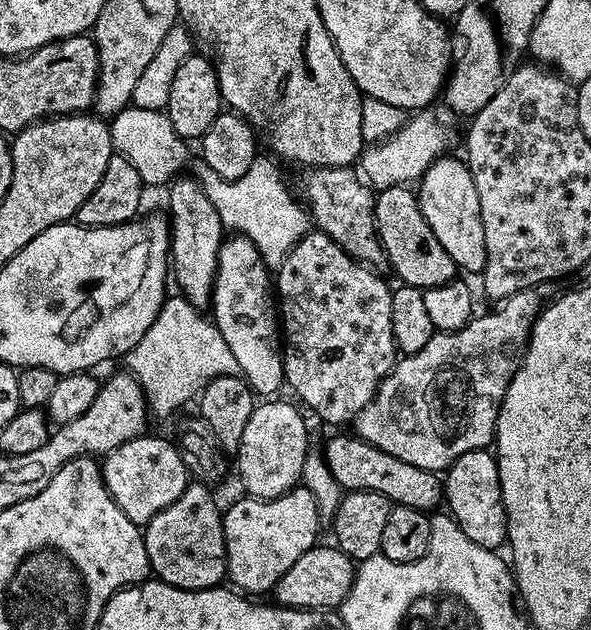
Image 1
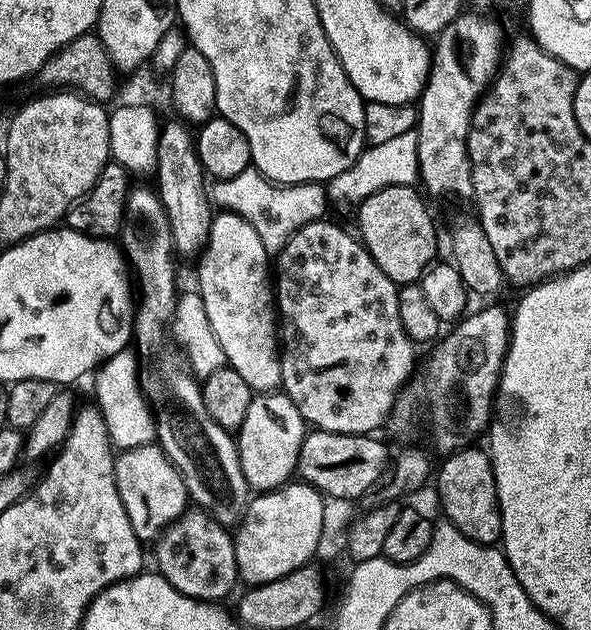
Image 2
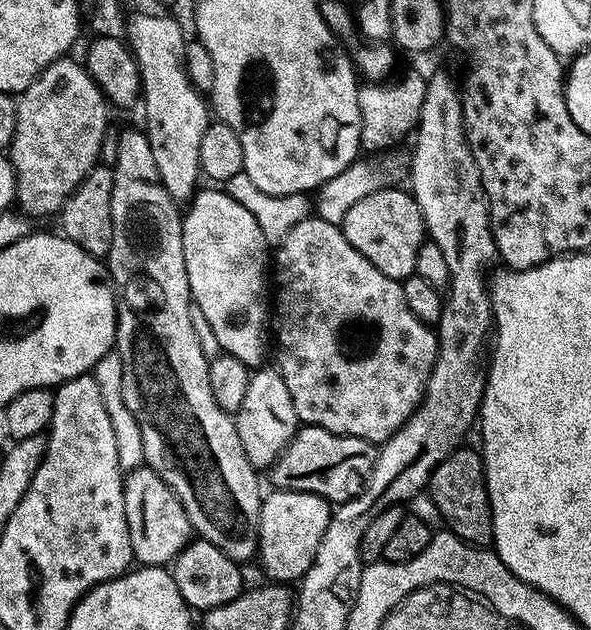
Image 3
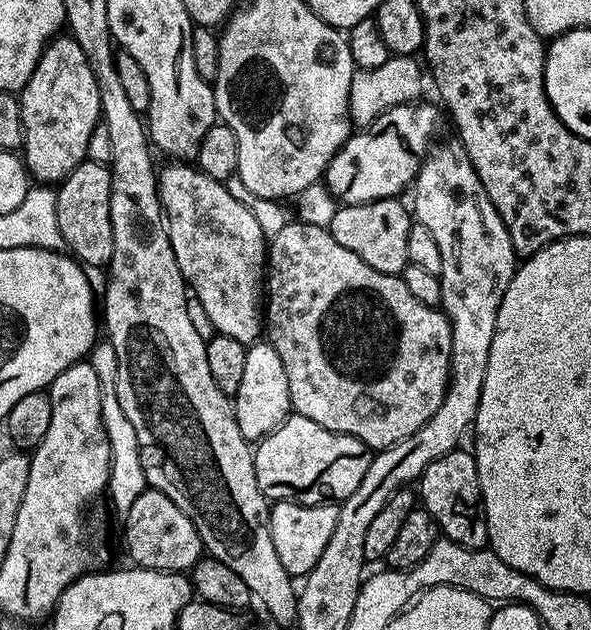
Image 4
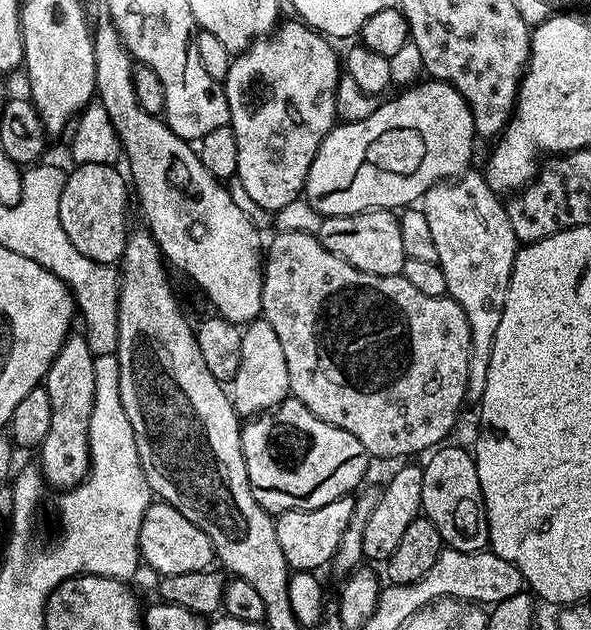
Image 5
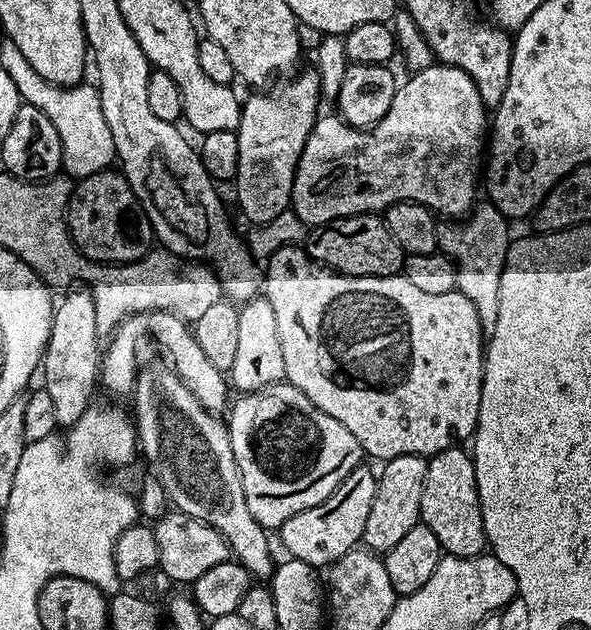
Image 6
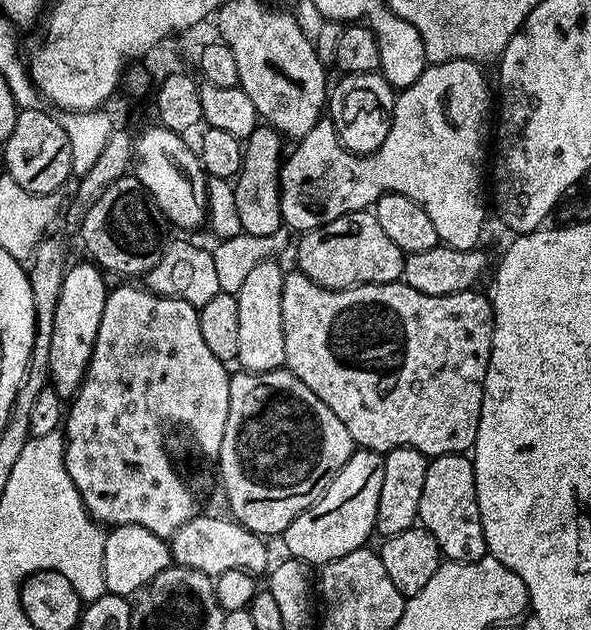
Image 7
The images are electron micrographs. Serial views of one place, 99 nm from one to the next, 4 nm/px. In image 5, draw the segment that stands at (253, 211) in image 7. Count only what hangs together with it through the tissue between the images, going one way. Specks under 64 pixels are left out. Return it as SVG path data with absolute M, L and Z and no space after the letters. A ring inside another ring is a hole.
M299 18L291 19L285 19L271 34L255 40L247 52L233 55L230 70L222 82L226 102L230 102L228 122L234 130L234 138L238 138L235 179L240 180L245 194L268 214L282 210L282 206L294 202L303 193L310 162L314 162L318 146L322 146L326 134L338 120L336 87L342 73L341 57L338 52L336 56L329 37L321 36Z

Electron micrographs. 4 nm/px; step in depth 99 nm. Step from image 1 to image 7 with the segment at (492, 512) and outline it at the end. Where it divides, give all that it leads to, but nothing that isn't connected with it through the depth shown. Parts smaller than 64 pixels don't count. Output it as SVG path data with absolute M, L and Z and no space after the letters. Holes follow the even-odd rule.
M467 455L437 456L429 463L426 482L422 485L418 520L430 534L434 534L434 542L438 542L441 557L449 561L469 564L489 555L478 510L476 479L472 461Z

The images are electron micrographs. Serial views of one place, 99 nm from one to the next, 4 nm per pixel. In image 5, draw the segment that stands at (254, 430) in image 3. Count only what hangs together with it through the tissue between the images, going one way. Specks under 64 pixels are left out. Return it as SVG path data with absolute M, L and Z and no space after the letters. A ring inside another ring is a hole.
M257 318L242 331L242 362L238 374L230 382L232 404L236 415L241 418L255 418L261 412L271 412L281 402L289 399L286 354L282 354L282 342L274 334L274 326L263 318Z

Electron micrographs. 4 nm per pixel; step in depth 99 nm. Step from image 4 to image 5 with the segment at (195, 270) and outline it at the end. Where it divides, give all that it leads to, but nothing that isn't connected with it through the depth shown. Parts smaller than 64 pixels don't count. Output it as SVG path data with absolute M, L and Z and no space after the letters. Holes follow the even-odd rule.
M97 7L96 20L91 25L92 45L94 46L94 66L96 67L96 96L110 116L117 138L120 140L123 159L128 159L127 175L130 177L134 196L140 199L140 208L144 211L147 231L156 239L165 261L173 269L181 268L202 291L208 295L213 304L215 315L230 322L247 326L261 315L260 299L262 298L262 240L256 224L236 205L236 200L227 192L221 181L215 180L202 166L199 151L189 141L178 138L160 116L152 116L138 102L134 90L132 69L134 61L128 47L122 42L107 8Z

